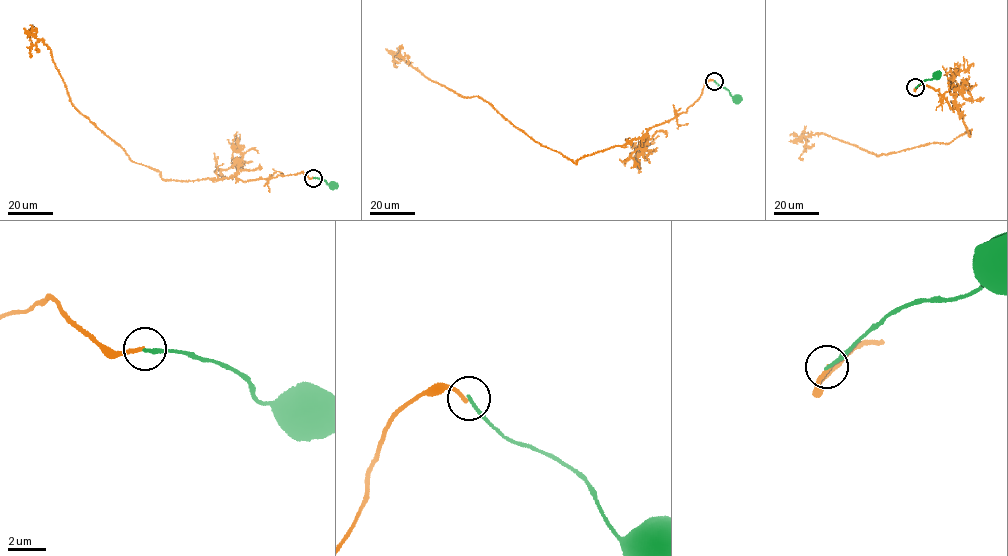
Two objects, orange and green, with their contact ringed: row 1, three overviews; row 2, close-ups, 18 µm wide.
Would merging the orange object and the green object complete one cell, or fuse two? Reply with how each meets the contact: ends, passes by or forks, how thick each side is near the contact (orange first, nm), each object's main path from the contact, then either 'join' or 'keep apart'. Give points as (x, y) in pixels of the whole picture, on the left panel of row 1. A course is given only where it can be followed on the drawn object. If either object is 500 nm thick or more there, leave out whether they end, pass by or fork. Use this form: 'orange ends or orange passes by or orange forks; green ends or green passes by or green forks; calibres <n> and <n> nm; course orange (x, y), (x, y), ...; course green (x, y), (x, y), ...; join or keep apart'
orange ends; green ends; calibres 200 and 160 nm; course orange (314, 178), (302, 172), (244, 181), (165, 180), (132, 162), (74, 108), (50, 49), (29, 34), (33, 24); course green (314, 178), (332, 184); keep apart

